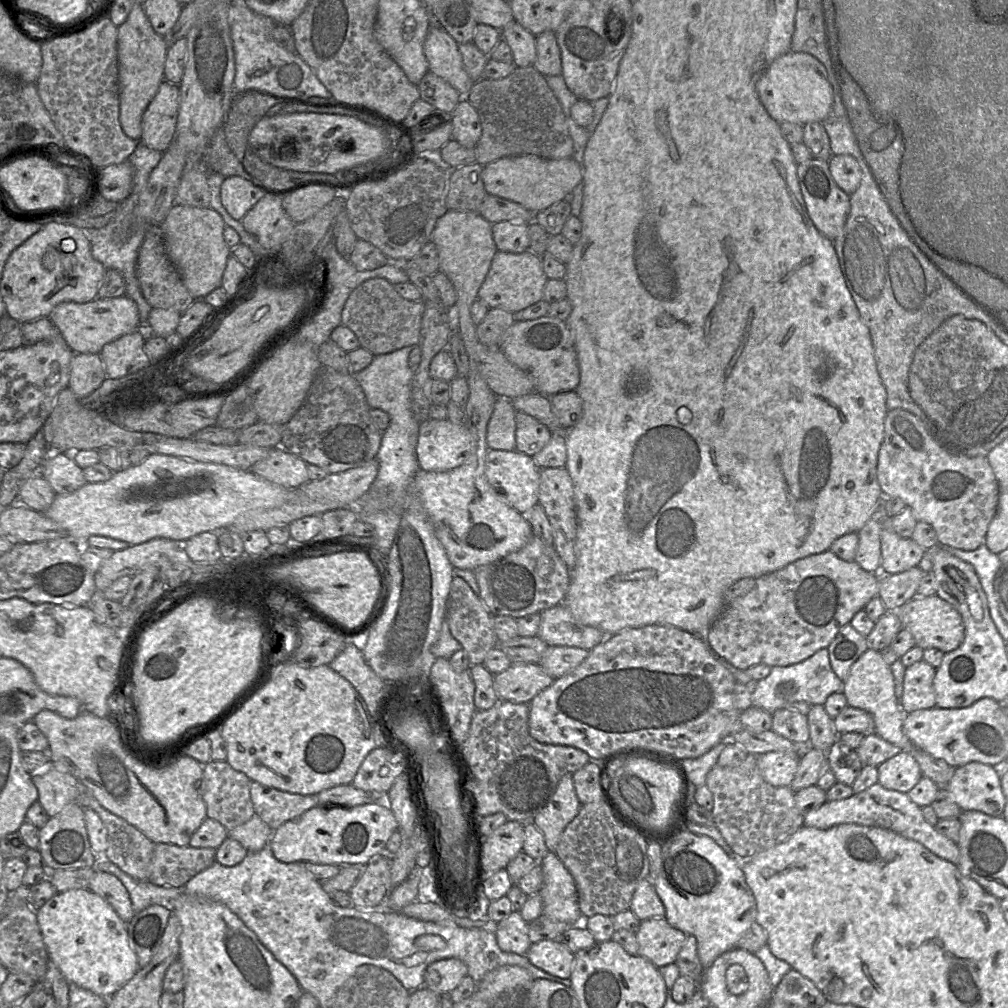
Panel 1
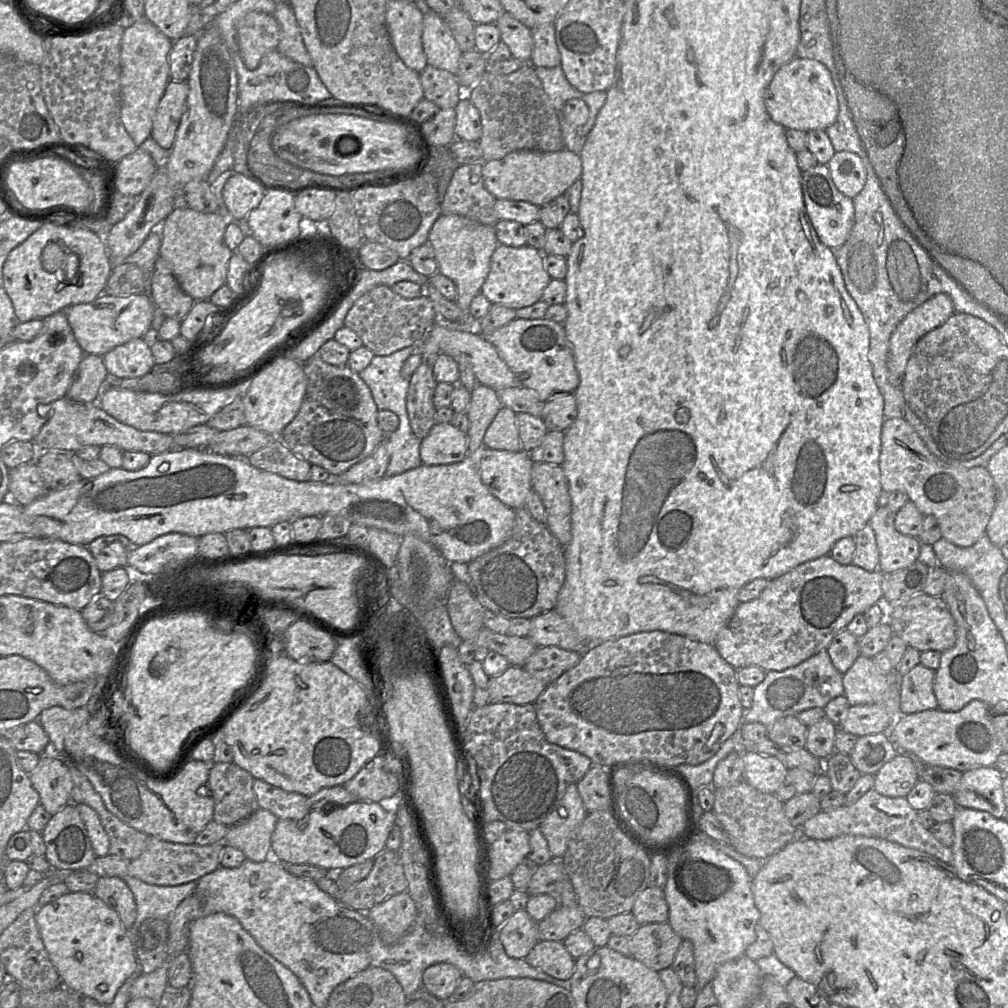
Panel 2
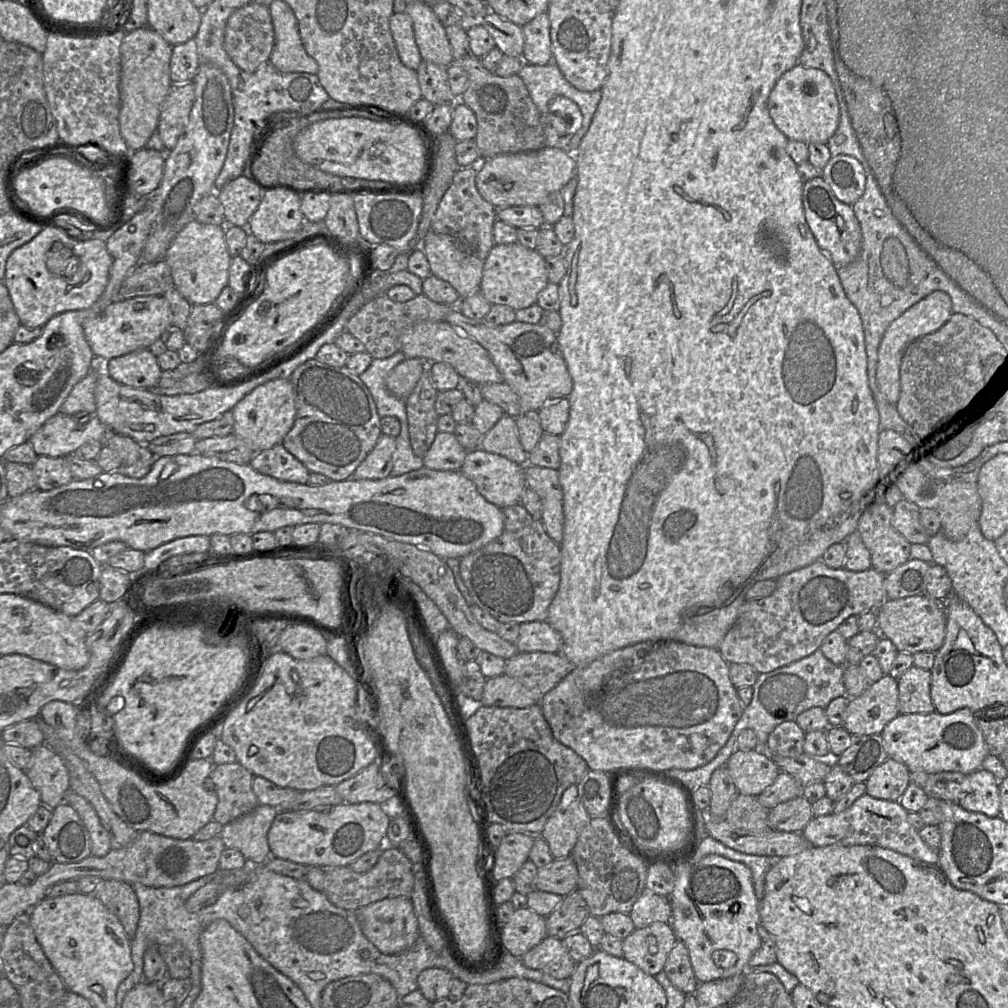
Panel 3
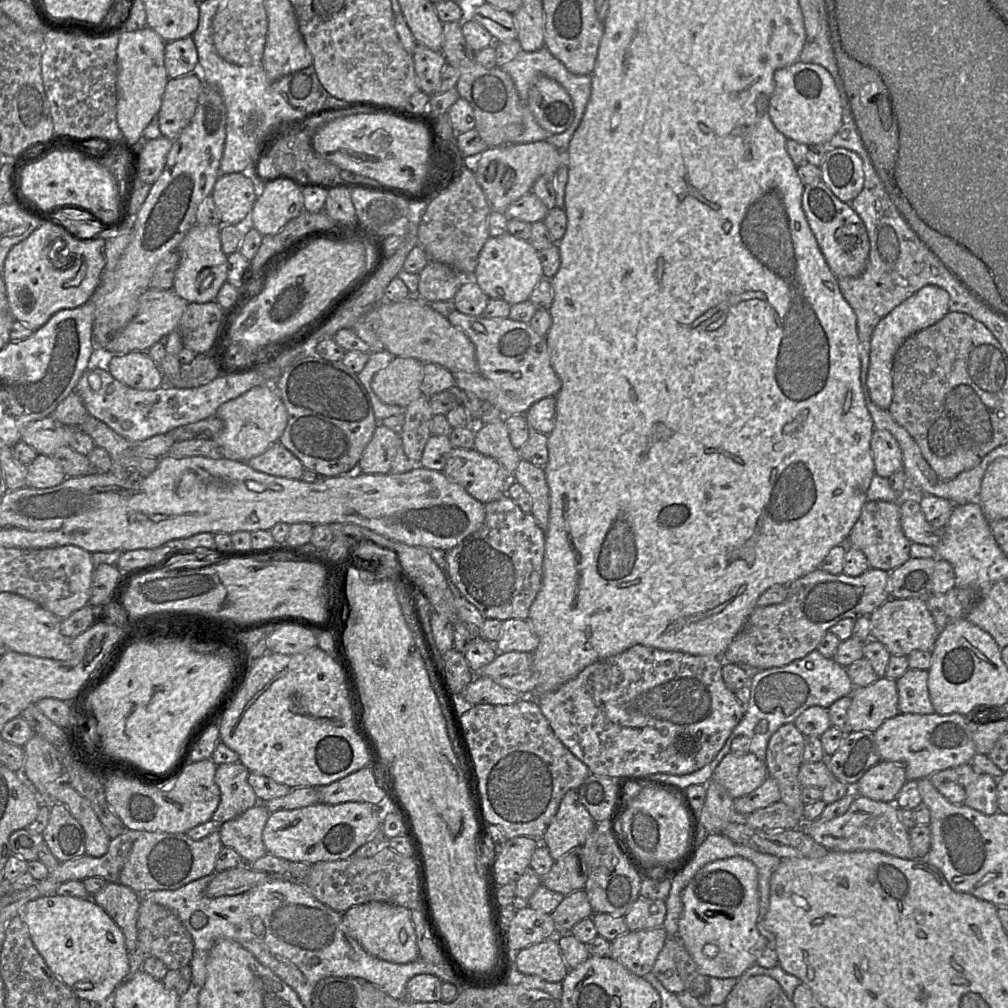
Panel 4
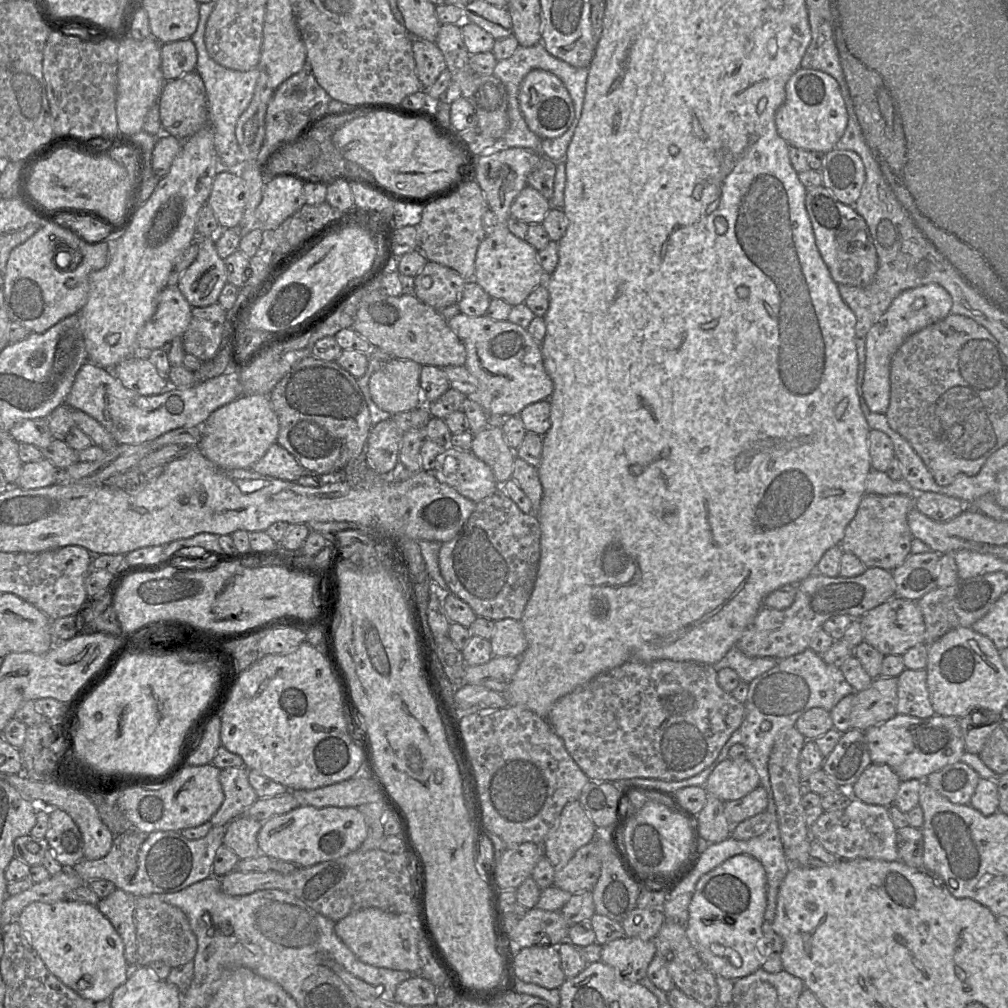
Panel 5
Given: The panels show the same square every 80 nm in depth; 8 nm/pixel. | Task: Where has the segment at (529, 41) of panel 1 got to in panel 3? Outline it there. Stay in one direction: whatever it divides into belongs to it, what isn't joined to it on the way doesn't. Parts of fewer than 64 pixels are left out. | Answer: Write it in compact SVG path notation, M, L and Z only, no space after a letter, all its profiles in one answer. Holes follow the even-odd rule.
M485 11L481 24L488 30L503 55L522 57L524 34L521 26L490 11Z

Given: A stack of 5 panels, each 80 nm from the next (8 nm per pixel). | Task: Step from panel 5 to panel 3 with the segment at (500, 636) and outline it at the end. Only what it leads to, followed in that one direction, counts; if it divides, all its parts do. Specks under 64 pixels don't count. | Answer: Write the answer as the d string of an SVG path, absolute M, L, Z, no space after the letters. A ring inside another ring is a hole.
M545 620L519 624L519 636L515 642L519 652L560 652L562 638Z

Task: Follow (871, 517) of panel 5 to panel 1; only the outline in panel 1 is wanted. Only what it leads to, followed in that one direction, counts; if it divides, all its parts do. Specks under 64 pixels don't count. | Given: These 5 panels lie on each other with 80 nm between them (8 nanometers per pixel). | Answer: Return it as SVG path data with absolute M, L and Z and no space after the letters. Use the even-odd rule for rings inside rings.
M883 517L880 522L881 570L878 572L878 577L897 574L918 566L926 549L919 546L912 538L903 538L895 533L890 525L890 518Z

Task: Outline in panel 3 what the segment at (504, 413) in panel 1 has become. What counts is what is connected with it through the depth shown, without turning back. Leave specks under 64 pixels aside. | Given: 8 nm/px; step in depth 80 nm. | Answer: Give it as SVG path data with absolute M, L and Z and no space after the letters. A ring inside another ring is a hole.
M504 414L496 424L483 435L479 447L491 453L501 455L510 461L525 465L528 453L519 441L515 417Z

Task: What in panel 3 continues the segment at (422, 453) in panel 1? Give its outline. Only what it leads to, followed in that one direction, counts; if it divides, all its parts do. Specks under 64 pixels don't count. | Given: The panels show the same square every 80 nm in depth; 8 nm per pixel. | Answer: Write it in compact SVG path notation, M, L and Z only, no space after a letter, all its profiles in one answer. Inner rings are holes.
M438 431L423 457L423 465L433 470L460 470L467 452L454 433Z

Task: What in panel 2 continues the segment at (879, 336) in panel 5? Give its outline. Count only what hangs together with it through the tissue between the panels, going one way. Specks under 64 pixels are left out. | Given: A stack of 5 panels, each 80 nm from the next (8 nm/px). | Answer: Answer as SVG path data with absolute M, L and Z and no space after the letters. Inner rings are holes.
M939 293L908 313L890 337L887 366L892 383L901 383L908 359L917 341L941 326L954 313L951 298Z

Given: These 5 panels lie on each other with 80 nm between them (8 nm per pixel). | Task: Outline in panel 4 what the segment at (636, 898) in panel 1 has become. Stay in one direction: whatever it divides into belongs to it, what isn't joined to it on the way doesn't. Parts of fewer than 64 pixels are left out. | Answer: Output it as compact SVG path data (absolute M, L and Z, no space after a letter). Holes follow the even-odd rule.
M639 896L624 918L629 931L639 931L663 926L666 913L664 900L651 900Z

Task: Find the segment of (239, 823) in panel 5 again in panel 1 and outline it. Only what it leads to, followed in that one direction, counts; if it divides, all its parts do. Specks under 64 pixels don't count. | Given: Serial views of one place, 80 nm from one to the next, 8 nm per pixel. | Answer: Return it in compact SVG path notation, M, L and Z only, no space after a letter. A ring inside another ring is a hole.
M255 813L246 823L228 831L228 837L238 841L248 852L258 852L270 842L273 832Z

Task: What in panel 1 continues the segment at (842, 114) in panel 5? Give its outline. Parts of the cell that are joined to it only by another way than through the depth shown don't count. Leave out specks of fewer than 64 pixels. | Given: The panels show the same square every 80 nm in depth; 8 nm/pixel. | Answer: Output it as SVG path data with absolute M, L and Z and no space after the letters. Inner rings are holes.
M788 52L775 59L756 82L759 100L778 124L822 122L832 108L833 92L825 67L812 55Z

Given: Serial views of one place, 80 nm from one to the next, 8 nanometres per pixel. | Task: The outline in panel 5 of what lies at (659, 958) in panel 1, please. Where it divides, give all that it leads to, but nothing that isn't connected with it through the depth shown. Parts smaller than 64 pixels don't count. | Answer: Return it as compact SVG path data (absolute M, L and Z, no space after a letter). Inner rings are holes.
M623 937L602 946L601 961L613 967L623 979L638 983L647 975L647 969L656 955L654 940L644 941L635 937Z

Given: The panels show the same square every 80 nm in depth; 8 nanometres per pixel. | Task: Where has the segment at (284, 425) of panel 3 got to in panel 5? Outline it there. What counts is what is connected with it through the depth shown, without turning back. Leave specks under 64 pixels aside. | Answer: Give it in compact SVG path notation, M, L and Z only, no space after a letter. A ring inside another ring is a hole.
M241 395L212 412L202 428L200 452L221 469L238 469L251 467L277 442L279 421L268 395Z

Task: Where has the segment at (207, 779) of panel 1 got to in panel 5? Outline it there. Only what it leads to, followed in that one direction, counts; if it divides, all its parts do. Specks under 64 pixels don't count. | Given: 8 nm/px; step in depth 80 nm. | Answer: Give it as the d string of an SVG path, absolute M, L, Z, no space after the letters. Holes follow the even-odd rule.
M227 767L220 770L219 780L224 792L224 801L209 820L213 826L227 826L258 799L249 783L248 770L246 767Z

